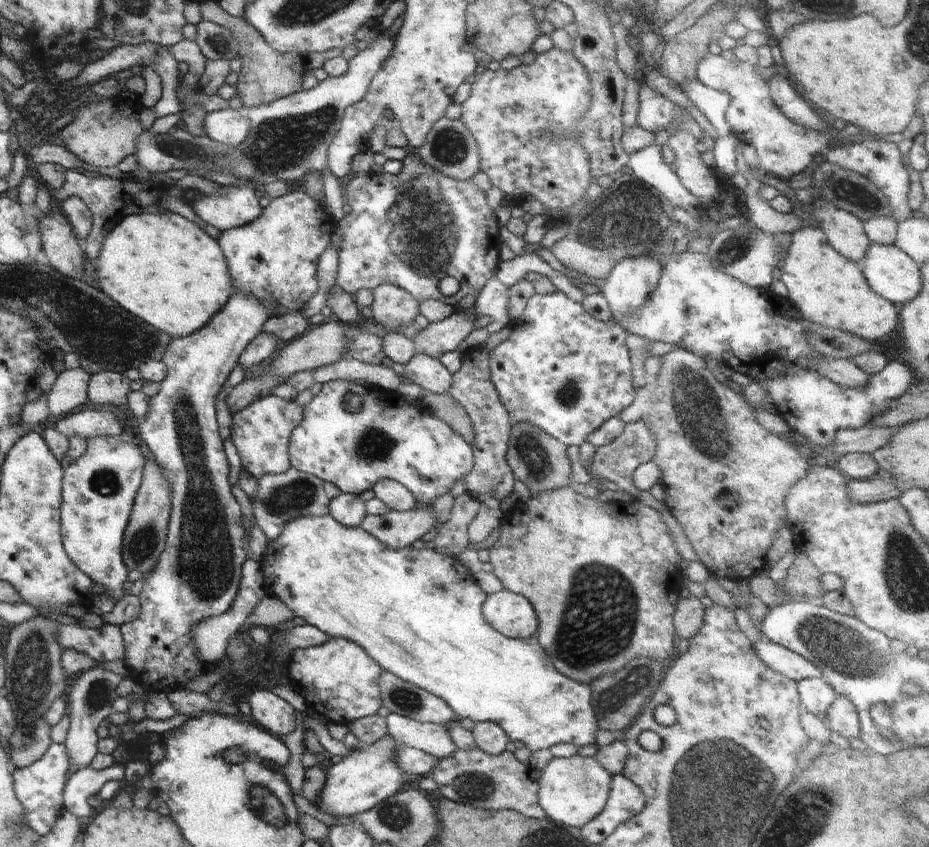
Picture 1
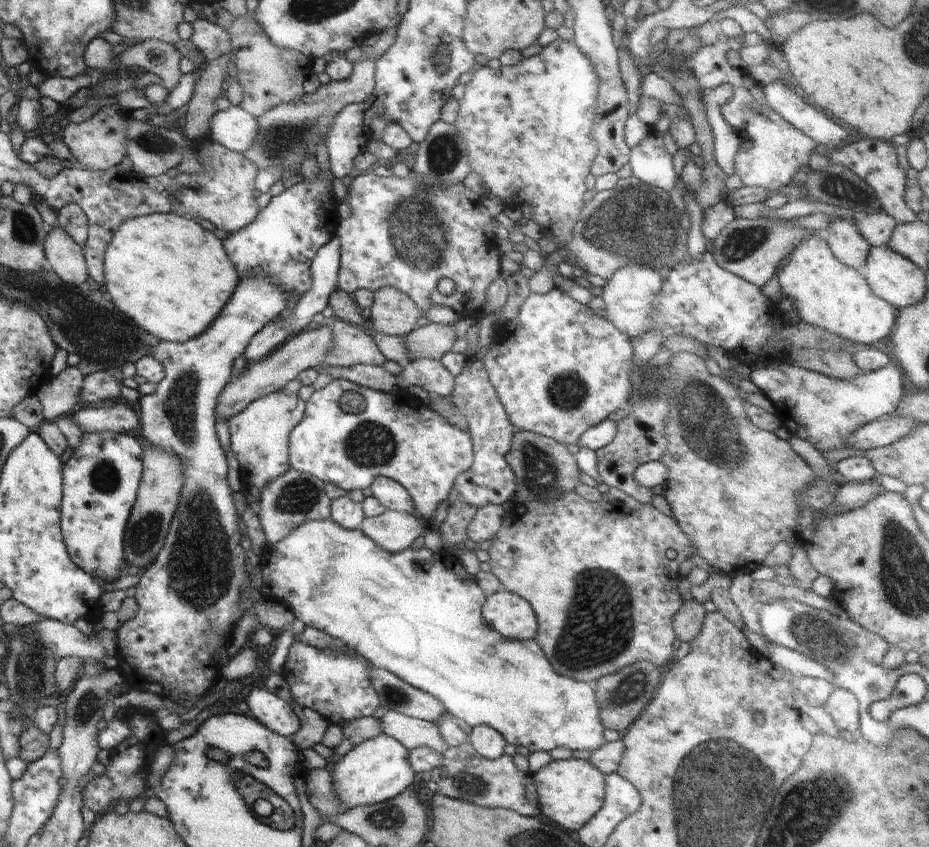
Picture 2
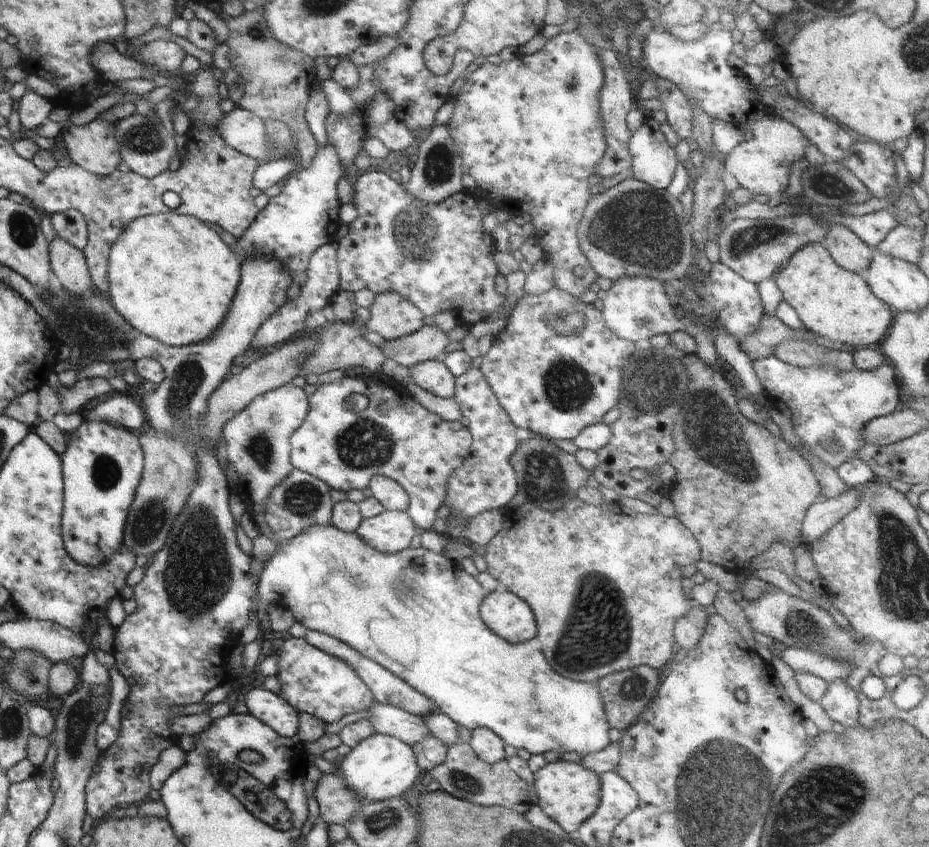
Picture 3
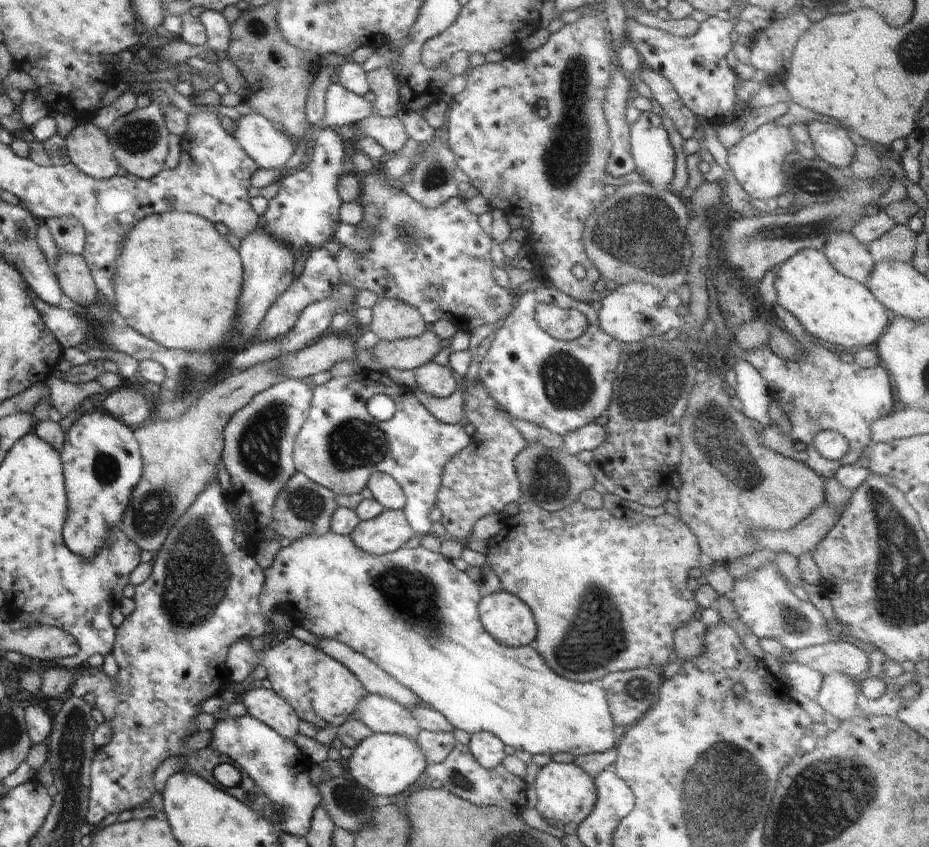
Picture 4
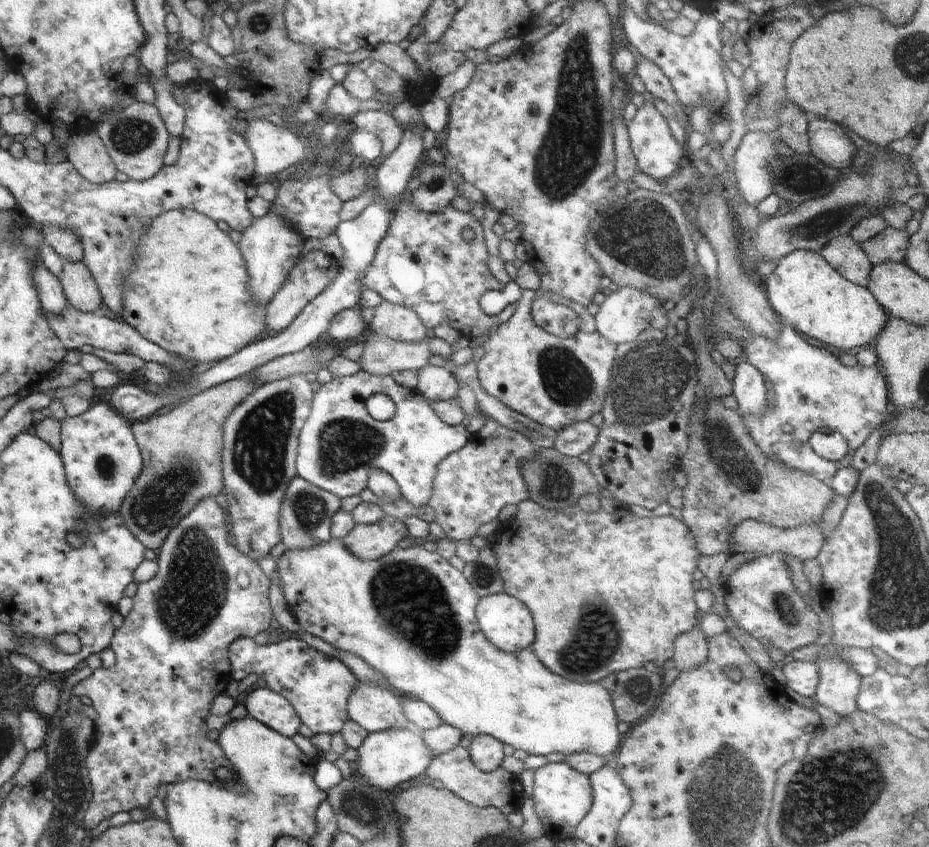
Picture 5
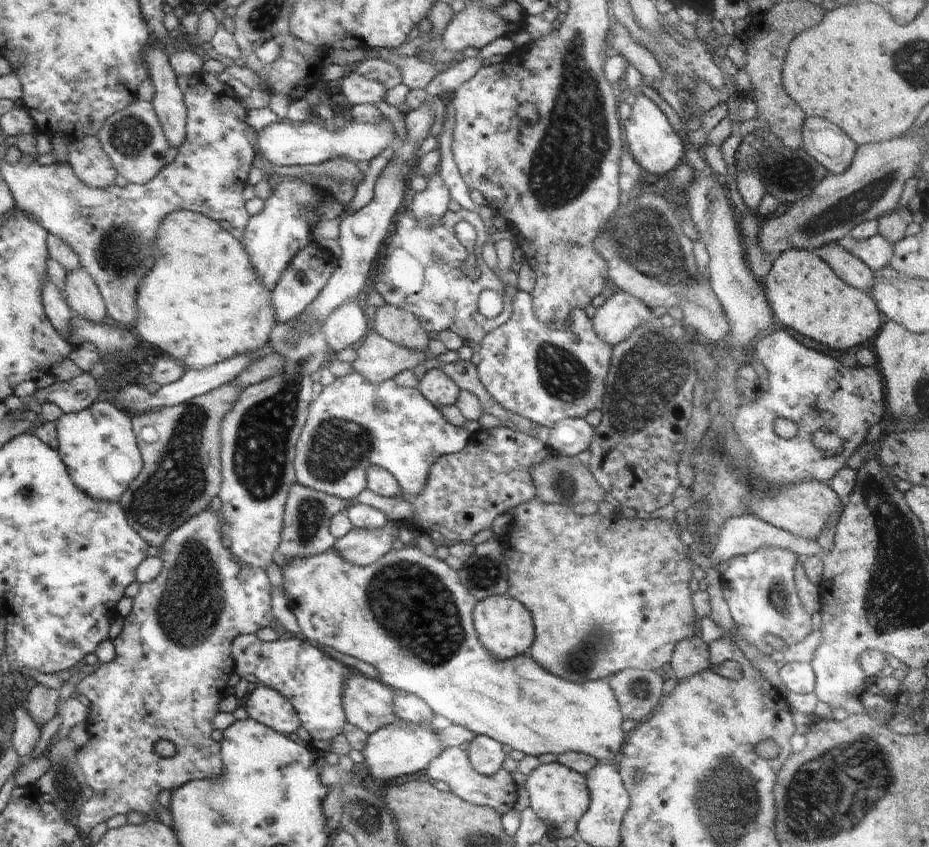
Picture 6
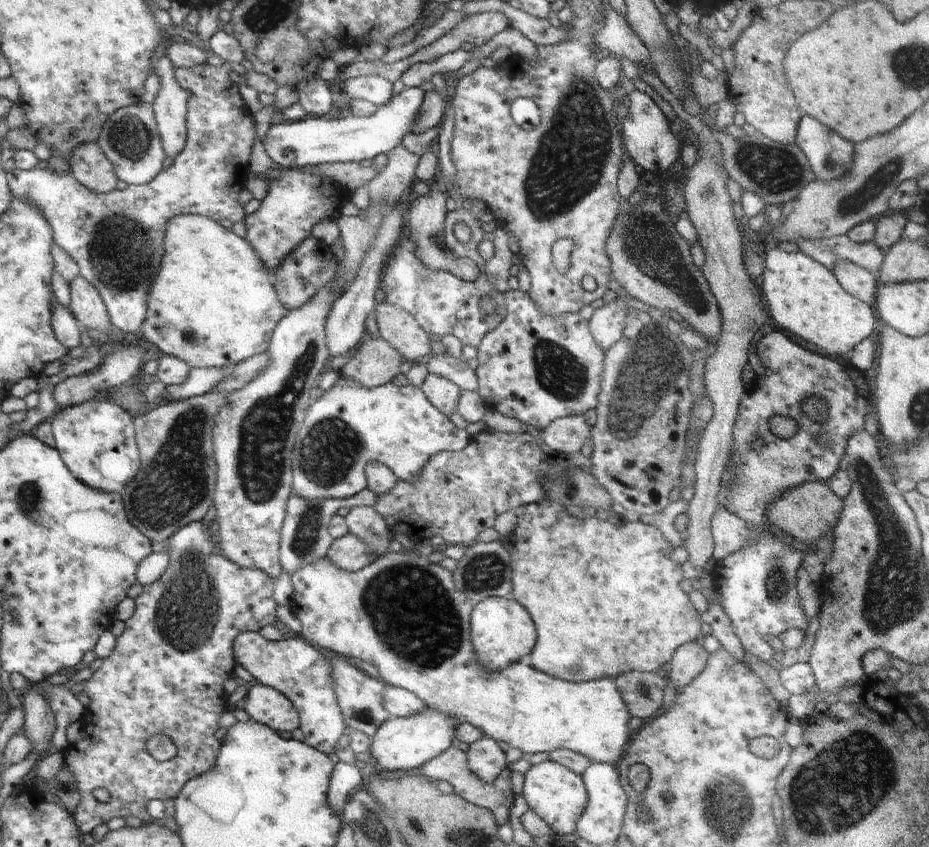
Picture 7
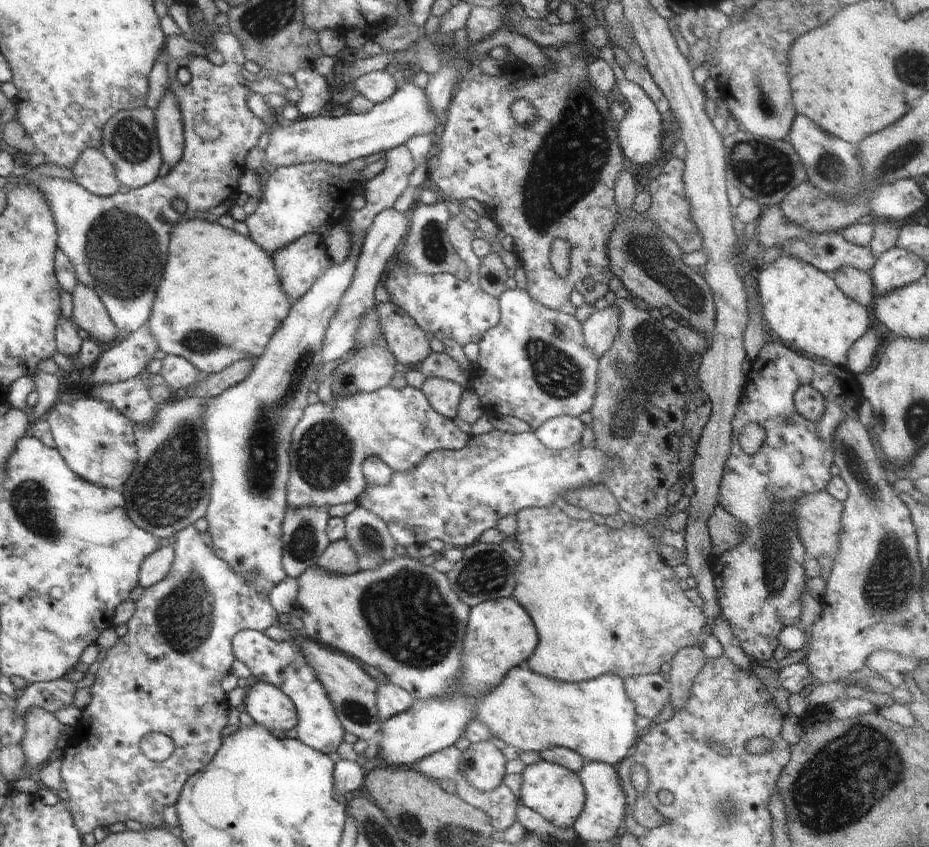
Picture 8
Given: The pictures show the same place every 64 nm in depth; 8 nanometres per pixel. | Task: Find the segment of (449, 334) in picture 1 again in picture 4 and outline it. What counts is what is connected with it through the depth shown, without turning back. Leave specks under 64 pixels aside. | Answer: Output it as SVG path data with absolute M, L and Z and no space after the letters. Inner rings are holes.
M428 329L414 338L394 341L380 339L378 344L370 349L378 364L375 370L381 372L385 372L388 368L415 370L422 364L434 360L436 354L442 350L442 340Z

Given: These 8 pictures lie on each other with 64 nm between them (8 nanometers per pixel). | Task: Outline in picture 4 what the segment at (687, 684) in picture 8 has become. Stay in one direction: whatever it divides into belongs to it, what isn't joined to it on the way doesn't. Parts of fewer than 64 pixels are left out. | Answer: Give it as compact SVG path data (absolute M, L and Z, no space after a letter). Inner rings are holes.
M700 611L690 622L674 630L673 644L678 658L692 660L704 652L704 636L707 627L699 614Z

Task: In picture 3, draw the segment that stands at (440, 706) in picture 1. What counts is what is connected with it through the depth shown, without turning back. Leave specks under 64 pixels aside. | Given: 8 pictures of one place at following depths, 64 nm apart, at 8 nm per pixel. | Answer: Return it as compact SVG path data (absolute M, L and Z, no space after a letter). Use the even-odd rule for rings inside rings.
M308 629L304 639L312 646L322 650L322 652L336 656L336 658L344 660L348 666L352 666L352 668L356 670L356 674L364 680L364 684L370 688L378 703L395 706L396 708L400 708L400 710L405 710L408 714L419 716L424 720L426 720L428 714L434 714L434 711L437 710L434 702L428 700L424 694L420 694L418 690L414 690L414 688L399 679L395 674L392 674L389 670L386 670L386 668L382 668L377 662L372 662L372 660L368 660L368 658L362 656L362 654L358 654L358 652L350 648L350 646L336 640L333 636Z

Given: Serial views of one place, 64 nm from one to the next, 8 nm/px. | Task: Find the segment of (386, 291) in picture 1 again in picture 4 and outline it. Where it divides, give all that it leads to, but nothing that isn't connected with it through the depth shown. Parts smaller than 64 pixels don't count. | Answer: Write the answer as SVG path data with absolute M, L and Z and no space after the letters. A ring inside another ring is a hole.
M379 297L371 310L370 330L382 340L414 338L426 330L420 312L398 298Z

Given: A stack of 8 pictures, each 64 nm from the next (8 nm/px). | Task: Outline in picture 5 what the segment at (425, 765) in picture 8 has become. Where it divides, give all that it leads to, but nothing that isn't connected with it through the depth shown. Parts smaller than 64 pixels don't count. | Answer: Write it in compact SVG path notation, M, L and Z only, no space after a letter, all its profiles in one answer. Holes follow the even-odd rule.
M462 746L455 747L453 750L434 757L425 771L426 776L432 780L439 780L444 784L445 789L458 796L462 801L476 807L491 807L501 811L504 815L517 811L521 808L522 786L518 777L499 767L495 772L481 772L470 759L469 750Z

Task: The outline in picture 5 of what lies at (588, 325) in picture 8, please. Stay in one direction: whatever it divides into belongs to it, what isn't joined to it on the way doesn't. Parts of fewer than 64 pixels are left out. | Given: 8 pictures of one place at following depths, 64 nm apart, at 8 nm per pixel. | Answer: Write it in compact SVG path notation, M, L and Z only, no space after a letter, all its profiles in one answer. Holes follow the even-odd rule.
M629 287L619 288L616 292L608 294L594 318L596 331L616 346L635 340L647 329L664 330L668 322L675 320L672 312L665 312L662 301L659 302L649 293L642 293Z

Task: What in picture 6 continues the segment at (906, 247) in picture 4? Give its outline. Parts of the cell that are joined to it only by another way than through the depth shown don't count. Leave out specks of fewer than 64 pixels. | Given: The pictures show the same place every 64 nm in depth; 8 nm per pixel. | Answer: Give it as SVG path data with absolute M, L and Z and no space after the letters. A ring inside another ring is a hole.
M878 233L869 240L853 240L846 236L832 242L837 242L838 247L859 259L872 273L885 268L893 254L893 245L882 239Z

